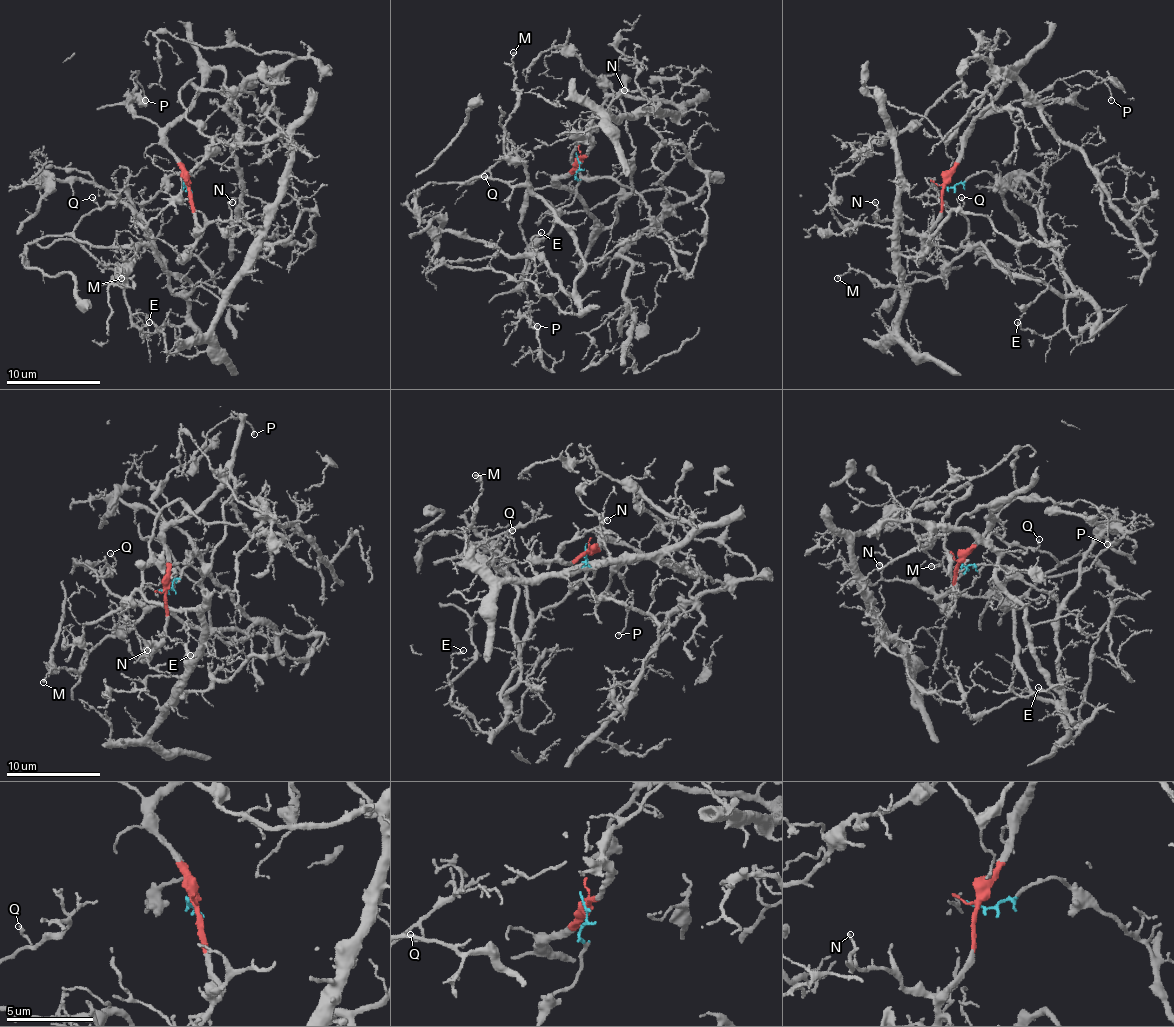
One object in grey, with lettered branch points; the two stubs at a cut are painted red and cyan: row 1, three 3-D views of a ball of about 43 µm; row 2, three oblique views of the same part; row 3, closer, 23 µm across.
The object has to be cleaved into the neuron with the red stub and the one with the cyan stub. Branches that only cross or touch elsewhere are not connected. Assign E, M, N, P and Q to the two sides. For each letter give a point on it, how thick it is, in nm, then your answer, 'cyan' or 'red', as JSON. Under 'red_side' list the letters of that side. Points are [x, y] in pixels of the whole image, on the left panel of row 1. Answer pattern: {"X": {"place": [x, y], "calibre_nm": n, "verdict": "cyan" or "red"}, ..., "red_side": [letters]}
{"E": {"place": [149, 322], "calibre_nm": 170, "verdict": "cyan"}, "M": {"place": [121, 278], "calibre_nm": 150, "verdict": "cyan"}, "N": {"place": [232, 202], "calibre_nm": 180, "verdict": "red"}, "P": {"place": [145, 100], "calibre_nm": 140, "verdict": "red"}, "Q": {"place": [92, 197], "calibre_nm": 160, "verdict": "cyan"}, "red_side": ["N", "P"]}

